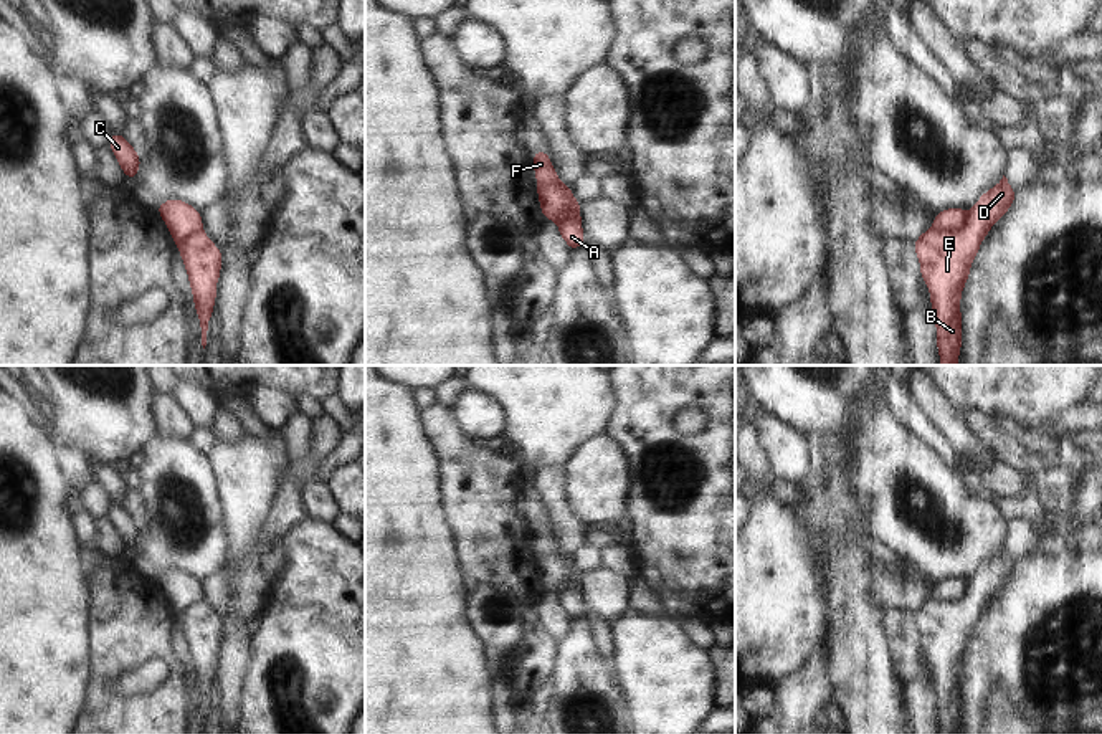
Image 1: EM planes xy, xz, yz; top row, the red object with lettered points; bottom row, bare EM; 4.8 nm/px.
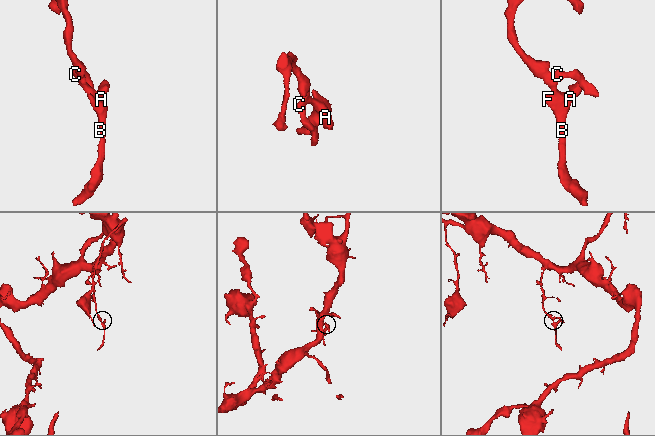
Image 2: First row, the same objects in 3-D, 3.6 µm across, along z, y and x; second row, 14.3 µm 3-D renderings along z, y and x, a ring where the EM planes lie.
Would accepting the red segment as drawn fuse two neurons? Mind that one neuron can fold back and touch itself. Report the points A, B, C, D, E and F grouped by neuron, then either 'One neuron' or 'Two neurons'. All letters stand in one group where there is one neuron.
Groups: A B D E F / C. Two neurons

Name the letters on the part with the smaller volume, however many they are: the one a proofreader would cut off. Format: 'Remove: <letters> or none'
Remove: A, B, D, E, F

